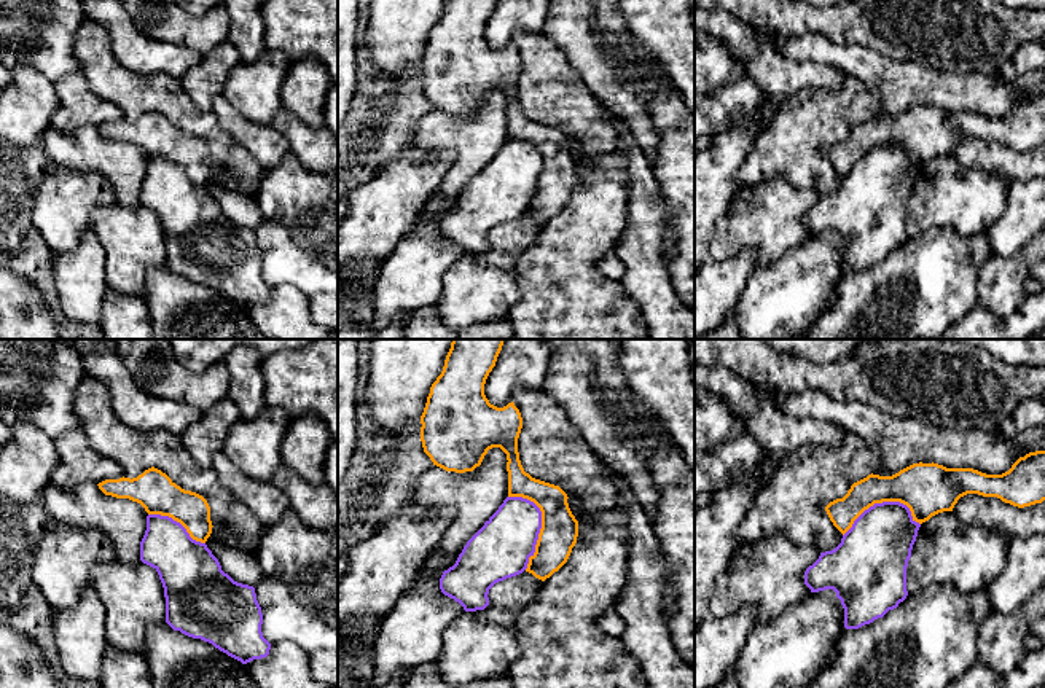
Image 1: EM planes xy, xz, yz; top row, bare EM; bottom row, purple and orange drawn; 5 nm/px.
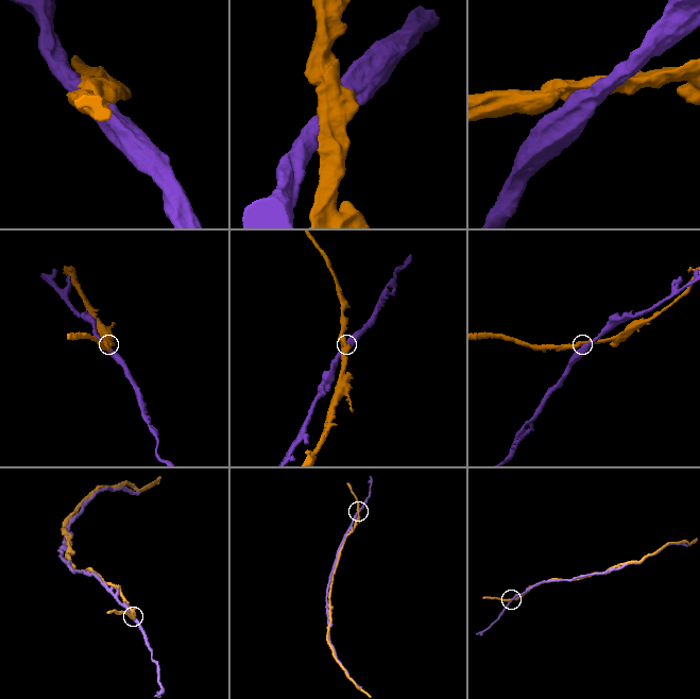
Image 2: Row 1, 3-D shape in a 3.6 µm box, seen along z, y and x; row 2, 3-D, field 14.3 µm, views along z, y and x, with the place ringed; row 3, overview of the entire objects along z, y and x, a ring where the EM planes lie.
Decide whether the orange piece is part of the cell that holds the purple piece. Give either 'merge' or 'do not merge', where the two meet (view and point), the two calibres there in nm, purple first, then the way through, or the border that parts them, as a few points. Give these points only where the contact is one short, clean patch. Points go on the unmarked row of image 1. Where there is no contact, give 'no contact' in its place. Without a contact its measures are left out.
do not merge; meets purple in xz at (540, 168); 300 nm thick on the purple side, 190 nm on the other

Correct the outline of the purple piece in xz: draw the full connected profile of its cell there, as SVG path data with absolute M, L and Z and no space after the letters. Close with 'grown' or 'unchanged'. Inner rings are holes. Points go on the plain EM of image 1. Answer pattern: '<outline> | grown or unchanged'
M507 140L467 185L456 207L443 215L440 233L465 255L484 253L489 233L527 212L542 172L540 151L522 140Z | unchanged

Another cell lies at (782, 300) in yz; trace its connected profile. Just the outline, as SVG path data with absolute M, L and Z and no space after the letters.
M833 233L811 236L769 266L758 266L736 306L728 312L744 339L790 339L803 334L832 303L844 276L844 252Z

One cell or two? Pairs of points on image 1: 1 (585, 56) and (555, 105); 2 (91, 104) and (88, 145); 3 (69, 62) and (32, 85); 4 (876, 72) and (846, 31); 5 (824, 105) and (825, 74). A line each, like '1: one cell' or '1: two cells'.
1: two cells
2: two cells
3: two cells
4: two cells
5: two cells

